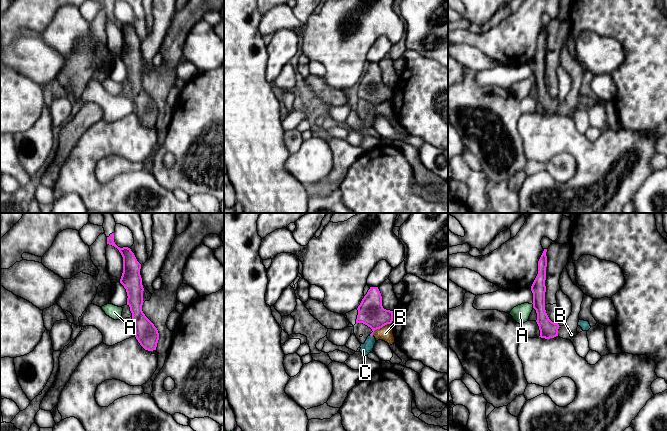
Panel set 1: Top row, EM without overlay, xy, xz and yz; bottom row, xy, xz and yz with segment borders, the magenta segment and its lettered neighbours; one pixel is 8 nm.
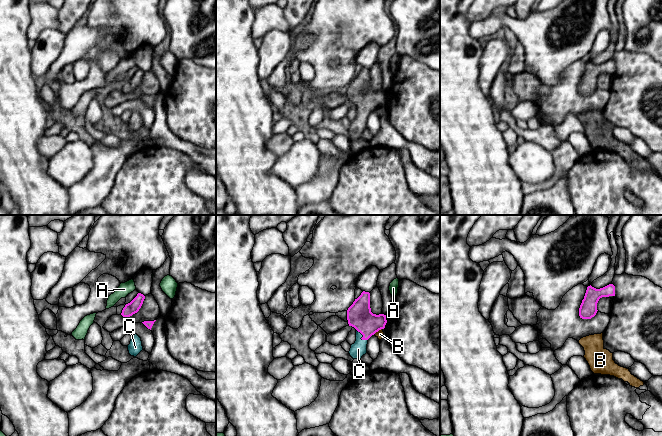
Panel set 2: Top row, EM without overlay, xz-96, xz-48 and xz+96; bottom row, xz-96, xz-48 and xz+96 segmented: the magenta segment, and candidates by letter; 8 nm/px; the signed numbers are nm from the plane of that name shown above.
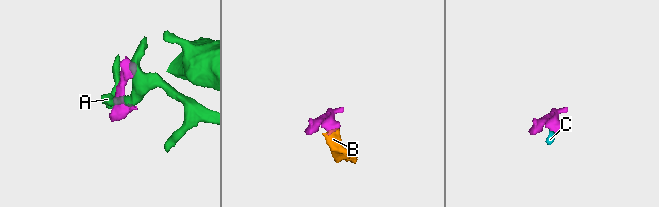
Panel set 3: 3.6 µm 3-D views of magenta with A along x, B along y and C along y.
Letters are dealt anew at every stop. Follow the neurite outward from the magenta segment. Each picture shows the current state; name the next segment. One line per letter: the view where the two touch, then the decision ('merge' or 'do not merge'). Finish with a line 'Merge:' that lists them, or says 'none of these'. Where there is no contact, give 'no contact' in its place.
A: yz | do not merge
B: xz | do not merge
C: xz | merge
Merge: C

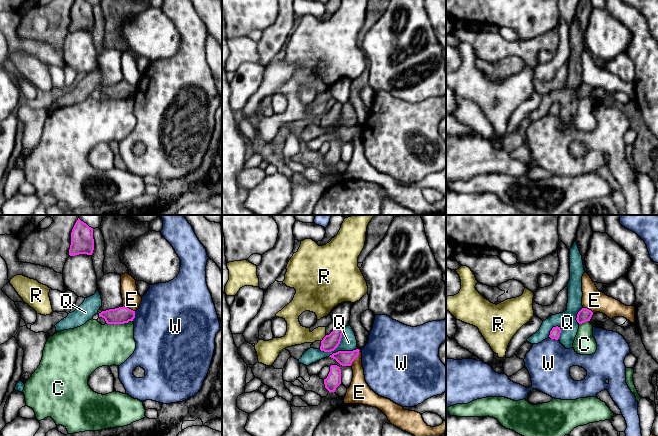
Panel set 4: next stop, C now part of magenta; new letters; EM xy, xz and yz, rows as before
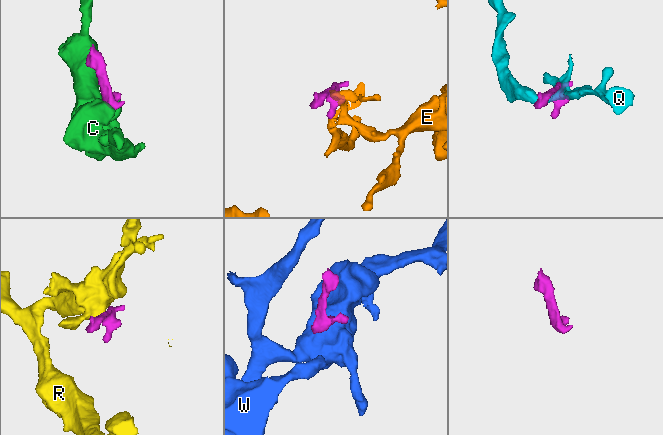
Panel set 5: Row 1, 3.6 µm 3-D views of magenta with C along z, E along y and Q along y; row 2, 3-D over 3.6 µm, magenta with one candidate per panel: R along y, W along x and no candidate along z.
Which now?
C: xy | do not merge
E: xz | do not merge
Q: xz | do not merge
R: xz | do not merge
W: xy | do not merge
Merge: none of these

